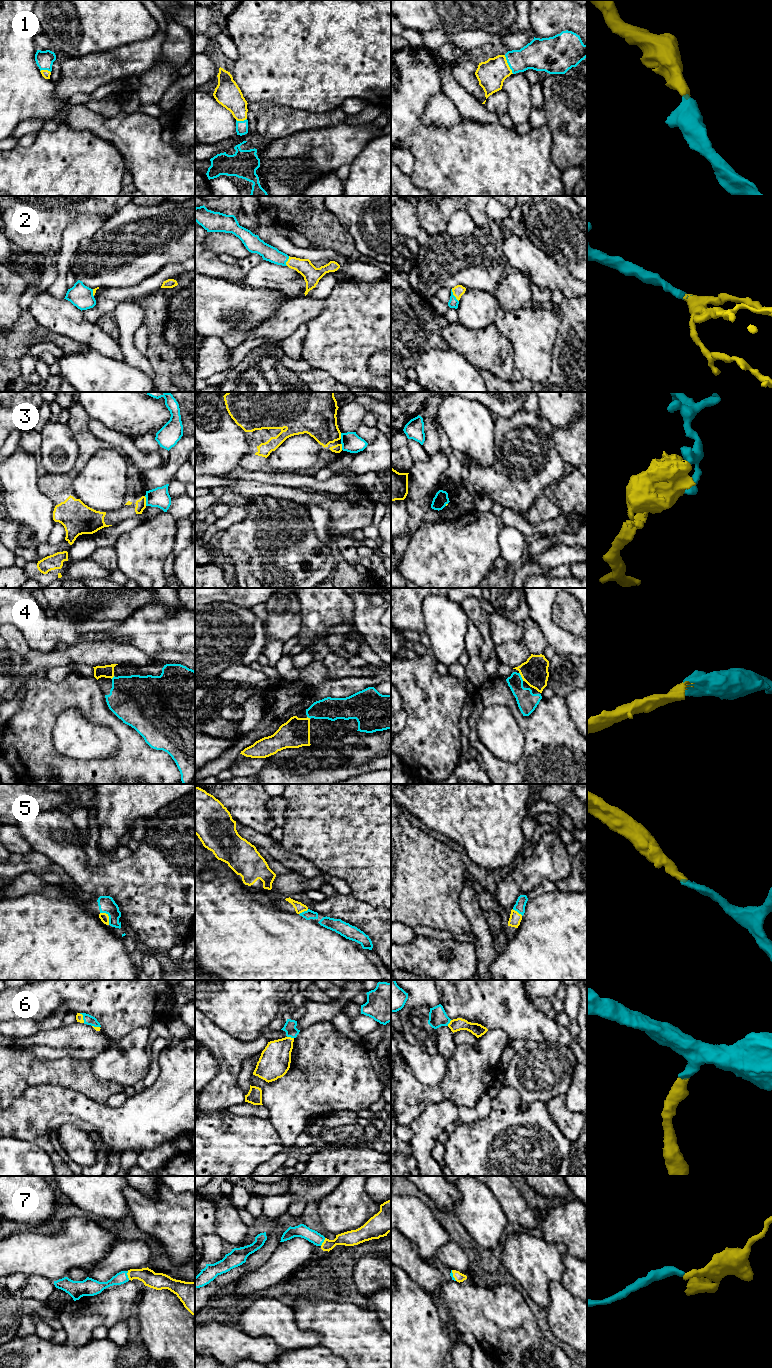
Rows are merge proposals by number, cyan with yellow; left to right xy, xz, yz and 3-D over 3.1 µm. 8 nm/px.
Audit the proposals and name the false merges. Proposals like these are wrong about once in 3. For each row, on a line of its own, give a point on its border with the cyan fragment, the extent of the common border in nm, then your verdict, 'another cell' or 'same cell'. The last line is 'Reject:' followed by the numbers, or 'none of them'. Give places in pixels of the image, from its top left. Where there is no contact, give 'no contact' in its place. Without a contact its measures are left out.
1: meets cyan in yz at (508, 64); contact 170 nm long; same cell
2: meets cyan in yz at (453, 295); contact 120 nm long; same cell
3: meets cyan in xy at (146, 501); contact 80 nm long; another cell
4: meets cyan in yz at (520, 676); contact 80 nm long; same cell
5: meets cyan in xy at (108, 915); contact 130 nm long; same cell
6: meets cyan in xy at (83, 1017); contact 90 nm long; same cell
7: meets cyan in xy at (127, 1275); contact 70 nm long; same cell
Reject: 3

